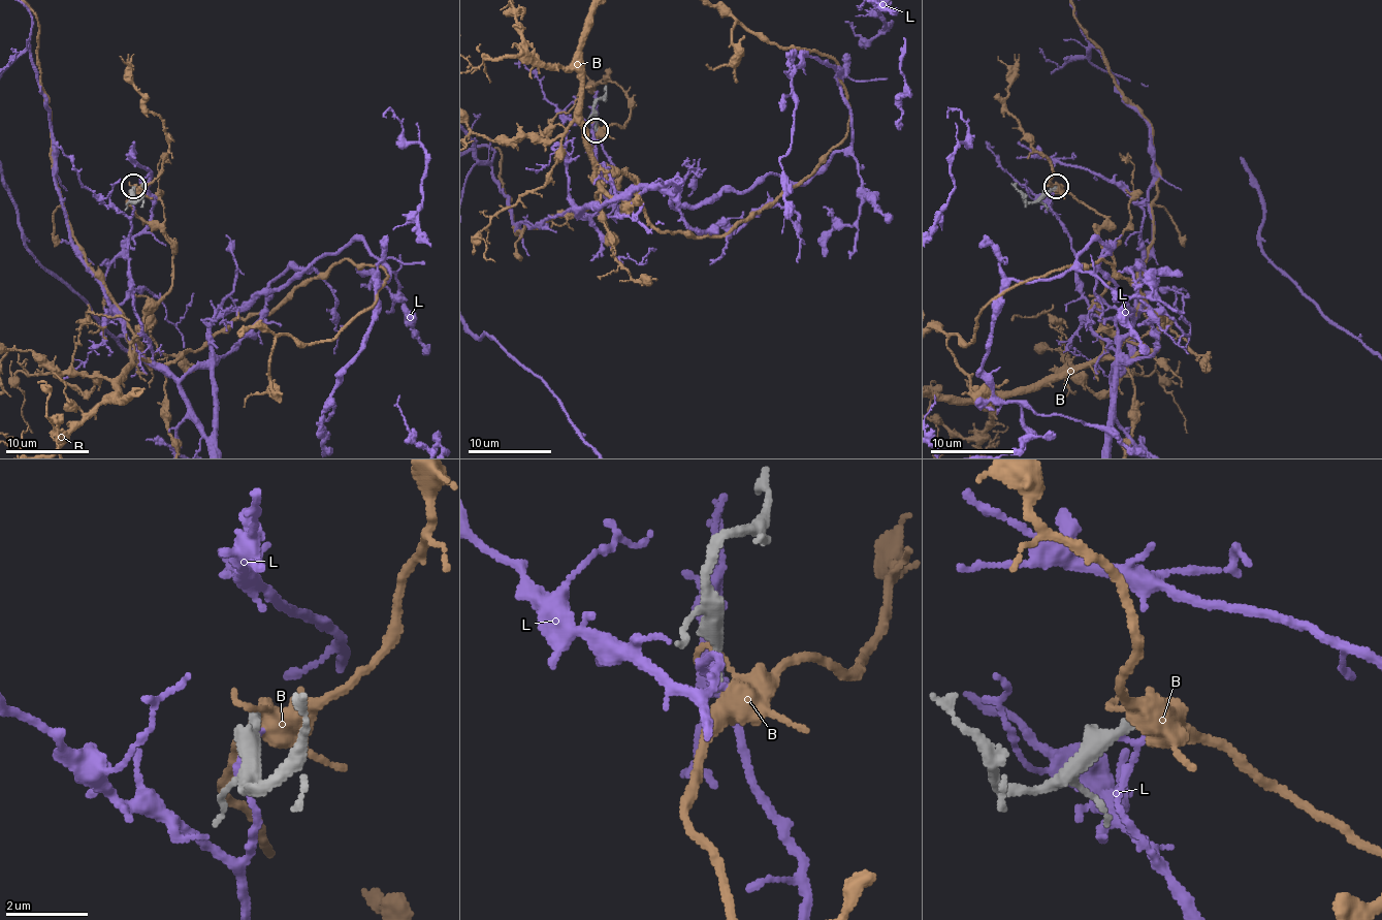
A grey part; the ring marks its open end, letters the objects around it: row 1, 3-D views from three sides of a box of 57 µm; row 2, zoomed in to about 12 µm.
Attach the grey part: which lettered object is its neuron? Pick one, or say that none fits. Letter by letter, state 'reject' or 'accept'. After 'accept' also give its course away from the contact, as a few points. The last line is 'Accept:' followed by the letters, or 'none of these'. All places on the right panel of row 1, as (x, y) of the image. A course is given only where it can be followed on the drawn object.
B: reject
L: reject
Accept: none of these

